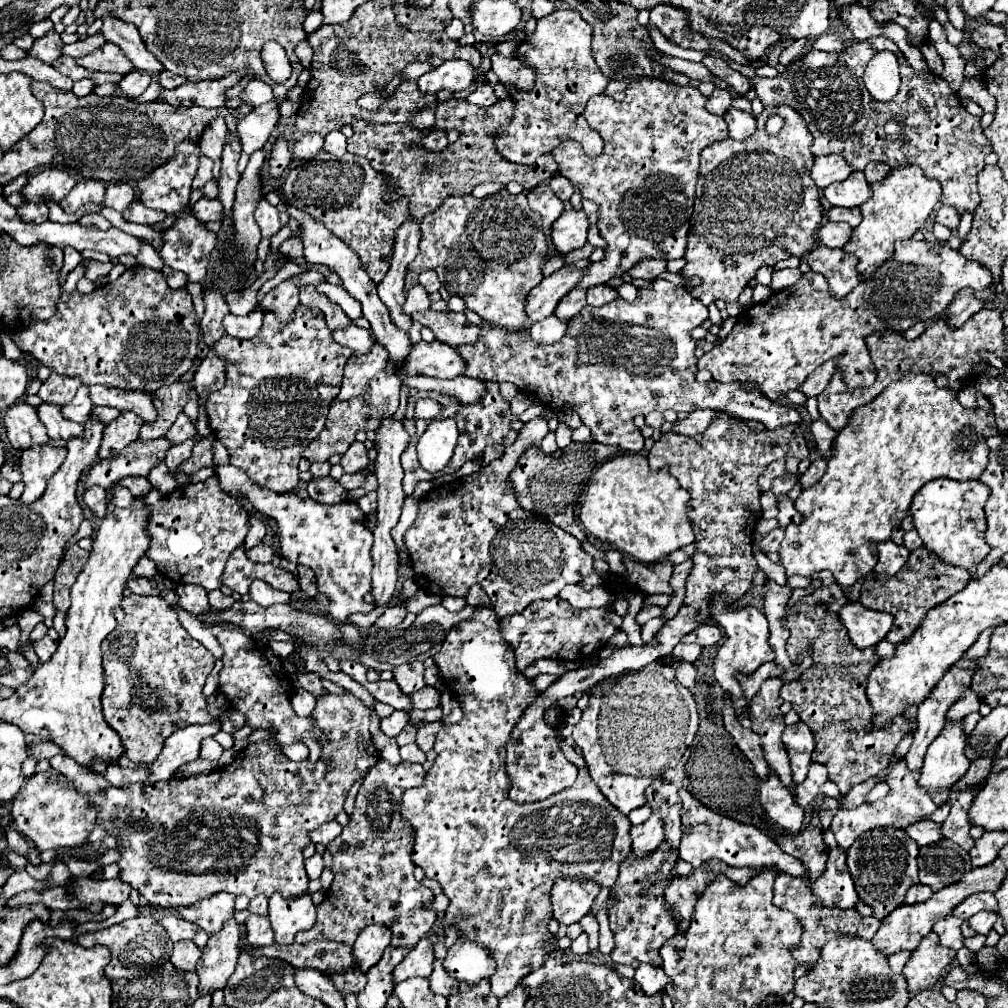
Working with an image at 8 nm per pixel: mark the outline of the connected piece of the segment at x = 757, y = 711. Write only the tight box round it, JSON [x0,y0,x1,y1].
[750,678,794,790]

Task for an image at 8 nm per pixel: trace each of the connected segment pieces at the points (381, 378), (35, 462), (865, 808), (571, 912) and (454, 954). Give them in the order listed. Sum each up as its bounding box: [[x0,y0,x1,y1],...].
[[304,372,402,462],[20,444,68,504],[832,760,936,850],[552,878,600,924],[444,940,496,984]]

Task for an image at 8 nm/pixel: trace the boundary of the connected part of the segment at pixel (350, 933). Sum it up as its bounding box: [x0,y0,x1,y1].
[296,760,436,946]

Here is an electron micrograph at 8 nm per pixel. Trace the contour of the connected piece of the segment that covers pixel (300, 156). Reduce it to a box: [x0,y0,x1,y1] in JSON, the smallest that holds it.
[294,134,324,160]

